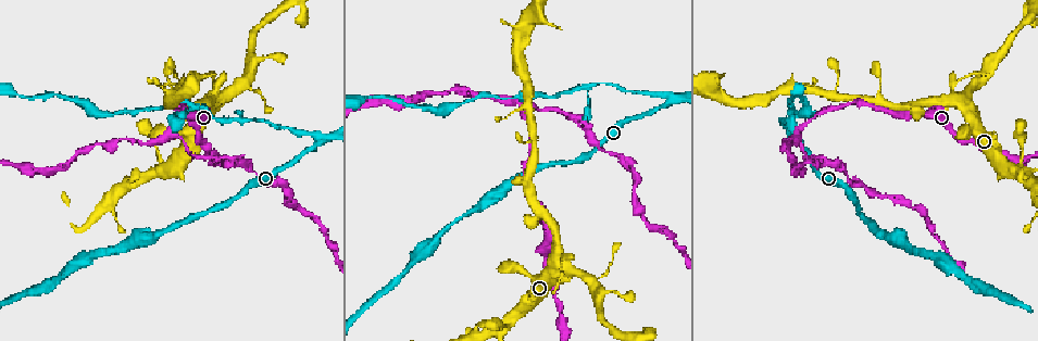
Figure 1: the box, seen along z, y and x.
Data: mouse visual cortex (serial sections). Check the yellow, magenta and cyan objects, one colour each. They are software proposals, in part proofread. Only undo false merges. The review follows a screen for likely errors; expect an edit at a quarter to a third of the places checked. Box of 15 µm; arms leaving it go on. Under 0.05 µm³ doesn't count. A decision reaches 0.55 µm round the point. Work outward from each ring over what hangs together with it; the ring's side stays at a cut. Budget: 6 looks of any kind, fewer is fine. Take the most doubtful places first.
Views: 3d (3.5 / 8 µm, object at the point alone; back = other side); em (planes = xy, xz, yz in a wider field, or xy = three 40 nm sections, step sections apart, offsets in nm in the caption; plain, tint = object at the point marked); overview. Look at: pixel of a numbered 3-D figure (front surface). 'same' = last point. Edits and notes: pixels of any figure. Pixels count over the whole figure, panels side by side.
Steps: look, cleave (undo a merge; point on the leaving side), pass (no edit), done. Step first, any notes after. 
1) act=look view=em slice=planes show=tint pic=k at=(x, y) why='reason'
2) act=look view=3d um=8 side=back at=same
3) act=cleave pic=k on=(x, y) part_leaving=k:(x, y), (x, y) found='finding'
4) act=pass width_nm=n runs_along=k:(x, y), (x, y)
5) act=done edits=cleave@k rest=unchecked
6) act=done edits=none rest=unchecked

act=look view=3d um=3.5 pic=1 at=(174, 130) why='abrupt turn'

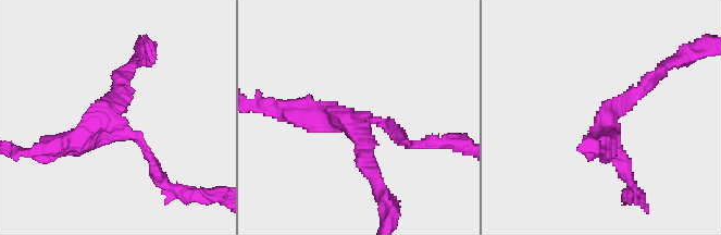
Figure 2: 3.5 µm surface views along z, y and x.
act=look view=em slice=xy step=2 show=tint pic=2 at=(356, 126) arms=3 arm_widths_nm=150,200,350 why='shape alone is not enough'

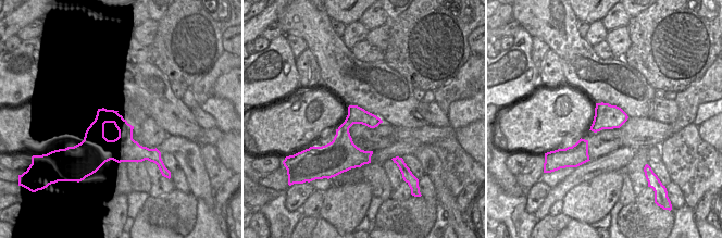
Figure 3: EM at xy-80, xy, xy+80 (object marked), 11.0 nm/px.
act=pass runs_along=2:(667, 66), (606, 116), (619, 157) found='all the same cell'

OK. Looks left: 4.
act=look view=3d um=3.5 pic=1 at=(670, 100) why='two arms in line, one across'

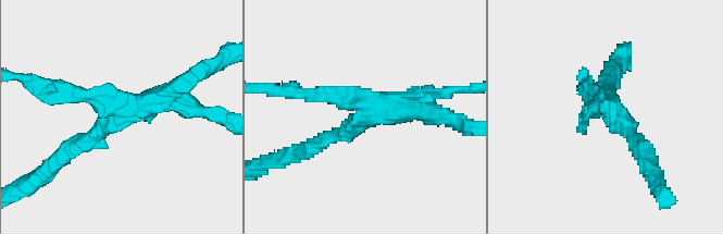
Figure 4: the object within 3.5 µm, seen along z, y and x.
act=look view=em slice=xy step=3 show=tint pic=4 at=(614, 117) arms=3 arm_widths_nm=200,250,300

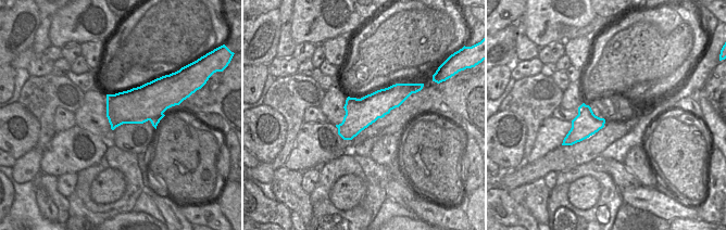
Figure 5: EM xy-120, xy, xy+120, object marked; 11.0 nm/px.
act=cleave pic=4 on=(82, 95) part_leaving=4:(117, 105), (28, 78) found='two cells meet here'

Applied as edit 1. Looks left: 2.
act=look view=3d um=3.5 pic=1 at=(125, 241) why='thick turns thin'

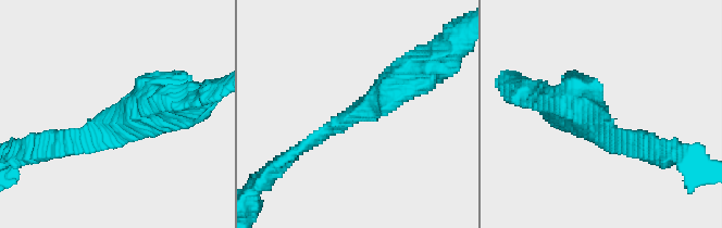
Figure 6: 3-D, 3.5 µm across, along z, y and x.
act=look view=em slice=planes show=tint pic=6 at=(600, 119) arm_widths_nm=200,450 why='now the EM'

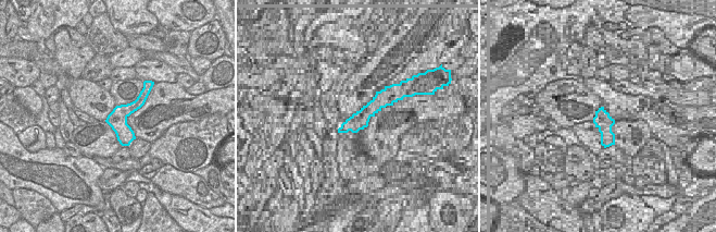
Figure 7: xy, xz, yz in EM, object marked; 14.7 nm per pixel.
act=pass runs_along=6:(413, 70), (339, 126), (303, 146) found='continuous, no second cell'

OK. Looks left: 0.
act=done edits=cleave@4 rest=unchecked

